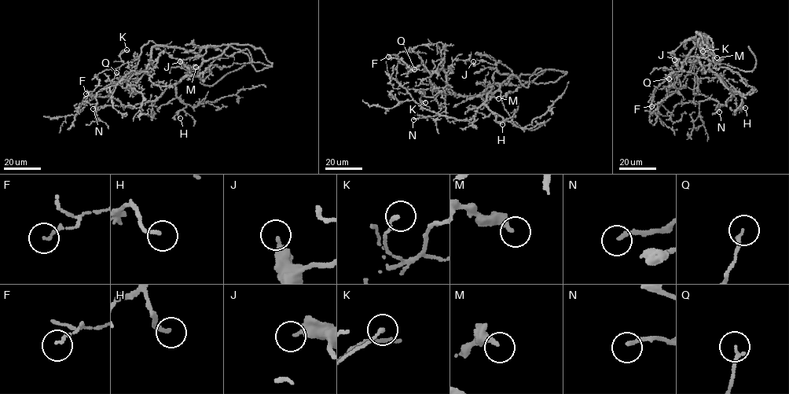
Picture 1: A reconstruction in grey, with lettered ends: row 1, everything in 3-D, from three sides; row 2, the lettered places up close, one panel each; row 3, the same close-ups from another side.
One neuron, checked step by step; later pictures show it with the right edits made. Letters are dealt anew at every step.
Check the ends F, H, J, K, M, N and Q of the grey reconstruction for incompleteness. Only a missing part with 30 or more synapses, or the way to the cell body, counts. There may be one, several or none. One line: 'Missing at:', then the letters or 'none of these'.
Missing at: none of these

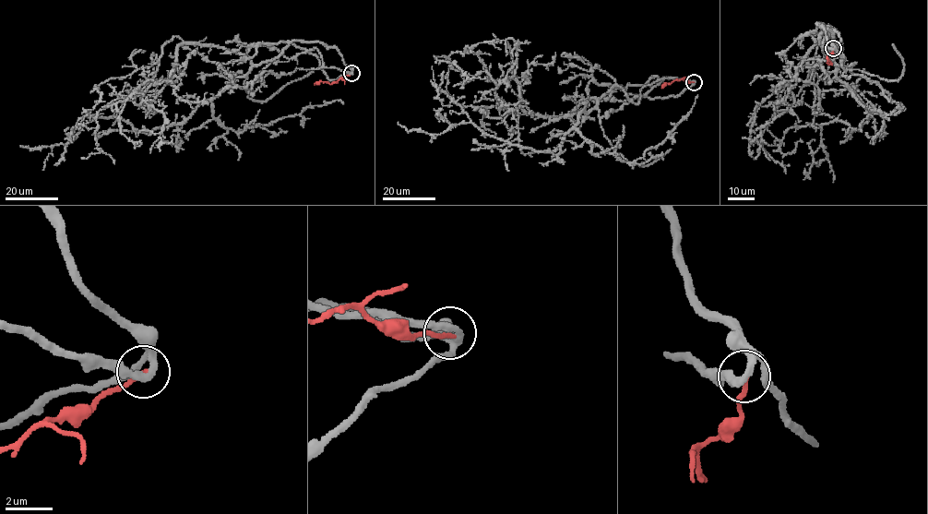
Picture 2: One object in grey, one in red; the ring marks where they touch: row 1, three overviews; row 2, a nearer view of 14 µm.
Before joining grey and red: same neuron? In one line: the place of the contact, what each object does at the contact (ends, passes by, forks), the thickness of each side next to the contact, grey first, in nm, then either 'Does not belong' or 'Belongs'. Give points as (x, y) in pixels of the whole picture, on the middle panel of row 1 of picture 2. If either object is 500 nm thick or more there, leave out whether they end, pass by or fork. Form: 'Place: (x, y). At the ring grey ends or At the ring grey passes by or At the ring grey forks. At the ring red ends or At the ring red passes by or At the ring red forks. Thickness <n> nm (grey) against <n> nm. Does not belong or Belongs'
Place: (694, 82). At the ring grey passes by. At the ring red ends. Thickness 300 nm (grey) against 190 nm. Does not belong

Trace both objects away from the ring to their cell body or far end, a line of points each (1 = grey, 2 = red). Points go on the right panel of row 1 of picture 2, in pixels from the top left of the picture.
1: (832, 49), (817, 22), (825, 53), (833, 38), (809, 51), (786, 84), (793, 104), (762, 133), (785, 172)
2: (833, 49), (827, 63), (832, 64)

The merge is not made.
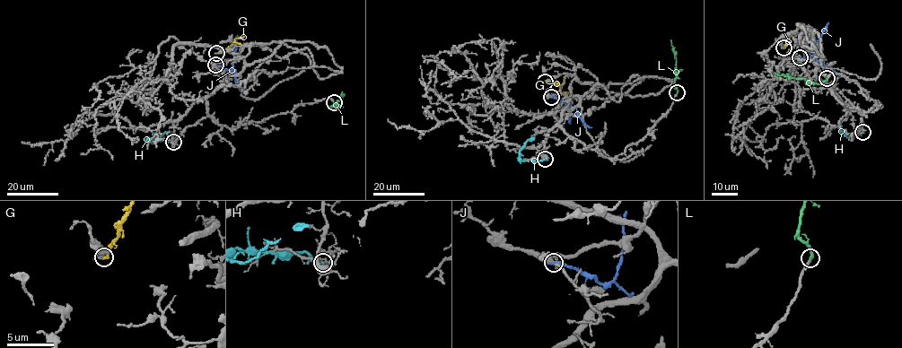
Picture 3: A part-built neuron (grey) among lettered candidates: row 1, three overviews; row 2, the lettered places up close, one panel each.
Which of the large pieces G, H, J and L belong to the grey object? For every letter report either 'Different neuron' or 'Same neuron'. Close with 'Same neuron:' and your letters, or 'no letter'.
G: Different neuron
H: Different neuron
J: Different neuron
L: Same neuron
Same neuron: L

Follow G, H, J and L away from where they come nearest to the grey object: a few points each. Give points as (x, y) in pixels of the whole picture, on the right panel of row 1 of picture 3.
G: (783, 47), (791, 32), (801, 26)
H: (862, 132), (845, 136), (840, 125)
J: (800, 58), (812, 60), (812, 49), (828, 22)
L: (827, 77), (820, 83), (813, 83), (804, 78), (774, 73)

